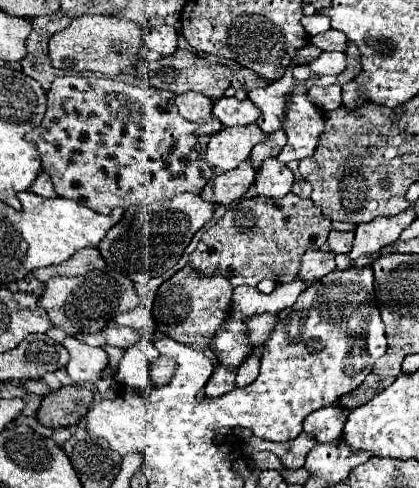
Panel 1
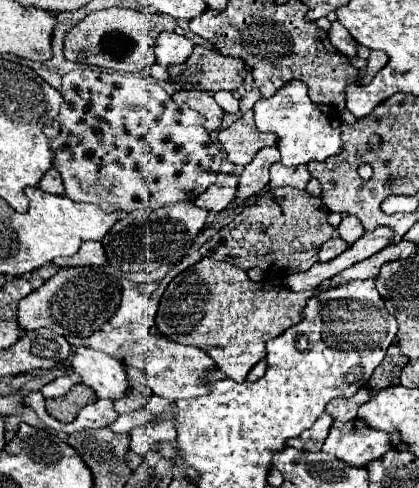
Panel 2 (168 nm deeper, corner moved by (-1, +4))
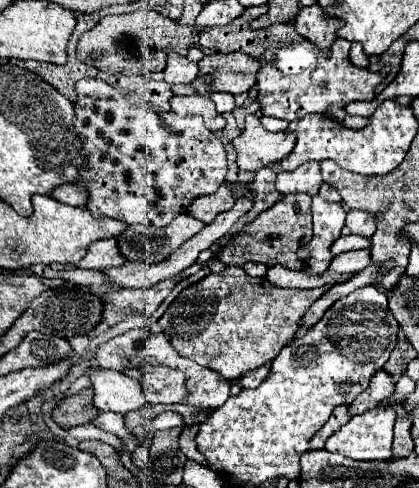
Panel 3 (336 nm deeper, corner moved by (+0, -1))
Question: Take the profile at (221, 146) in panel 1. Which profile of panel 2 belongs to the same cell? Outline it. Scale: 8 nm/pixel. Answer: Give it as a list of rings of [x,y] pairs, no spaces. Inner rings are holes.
[[[248,110],[232,126],[218,132],[218,142],[222,144],[228,162],[246,166],[260,148],[276,144],[276,136],[258,132],[254,126],[254,110]]]

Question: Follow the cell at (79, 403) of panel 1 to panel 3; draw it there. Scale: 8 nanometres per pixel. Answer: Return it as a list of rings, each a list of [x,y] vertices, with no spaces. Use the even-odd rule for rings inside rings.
[[[83,389],[75,395],[65,397],[51,413],[53,421],[63,429],[91,423],[97,415],[99,415],[99,411],[93,405],[93,389]]]

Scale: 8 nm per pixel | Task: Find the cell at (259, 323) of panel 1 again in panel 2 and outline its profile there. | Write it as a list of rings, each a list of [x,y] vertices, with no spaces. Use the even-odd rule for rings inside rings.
[[[202,258],[166,286],[156,324],[160,334],[178,344],[186,344],[188,334],[188,344],[204,350],[226,378],[244,382],[250,368],[266,356],[266,340],[296,324],[306,300],[314,292],[292,294],[268,282],[254,284],[246,272],[234,268],[230,262]]]

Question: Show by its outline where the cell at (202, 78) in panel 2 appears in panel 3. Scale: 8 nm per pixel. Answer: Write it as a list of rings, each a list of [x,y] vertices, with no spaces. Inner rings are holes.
[[[211,53],[199,61],[199,77],[193,87],[201,95],[211,95],[215,91],[225,93],[245,93],[257,81],[257,71],[261,63],[249,55],[241,53]]]

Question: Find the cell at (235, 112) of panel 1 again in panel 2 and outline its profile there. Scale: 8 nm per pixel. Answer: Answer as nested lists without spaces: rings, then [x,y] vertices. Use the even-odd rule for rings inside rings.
[[[218,92],[218,94],[214,94],[214,98],[216,98],[218,106],[220,106],[224,112],[228,112],[228,114],[236,114],[236,112],[240,110],[240,108],[238,108],[238,100],[234,98],[232,92]]]

